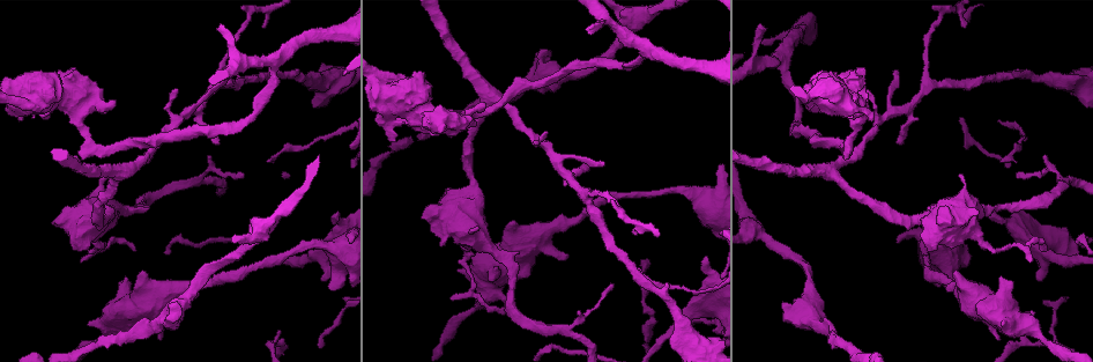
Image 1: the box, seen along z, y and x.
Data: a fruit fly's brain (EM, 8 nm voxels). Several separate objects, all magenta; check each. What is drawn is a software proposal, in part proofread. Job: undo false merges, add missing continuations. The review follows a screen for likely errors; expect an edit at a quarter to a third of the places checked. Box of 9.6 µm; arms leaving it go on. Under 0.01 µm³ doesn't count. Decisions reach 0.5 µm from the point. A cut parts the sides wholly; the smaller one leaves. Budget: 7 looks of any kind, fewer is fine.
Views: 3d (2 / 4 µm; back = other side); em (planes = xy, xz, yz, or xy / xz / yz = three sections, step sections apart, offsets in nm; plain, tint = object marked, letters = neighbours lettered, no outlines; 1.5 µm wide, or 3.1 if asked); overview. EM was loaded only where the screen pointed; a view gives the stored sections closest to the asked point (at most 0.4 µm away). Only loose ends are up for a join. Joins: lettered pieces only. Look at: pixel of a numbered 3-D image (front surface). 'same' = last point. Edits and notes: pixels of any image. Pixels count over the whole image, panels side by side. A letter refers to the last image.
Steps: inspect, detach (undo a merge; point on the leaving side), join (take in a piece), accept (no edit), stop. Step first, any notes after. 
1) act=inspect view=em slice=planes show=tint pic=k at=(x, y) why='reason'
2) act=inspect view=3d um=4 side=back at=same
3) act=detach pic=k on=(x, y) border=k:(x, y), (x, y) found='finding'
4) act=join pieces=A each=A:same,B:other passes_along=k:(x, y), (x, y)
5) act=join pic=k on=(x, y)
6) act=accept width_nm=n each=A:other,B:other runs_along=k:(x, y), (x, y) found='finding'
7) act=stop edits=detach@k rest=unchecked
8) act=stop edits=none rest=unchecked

act=inspect view=em slice=planes show=letters pic=1 at=(546, 134) why='free end'

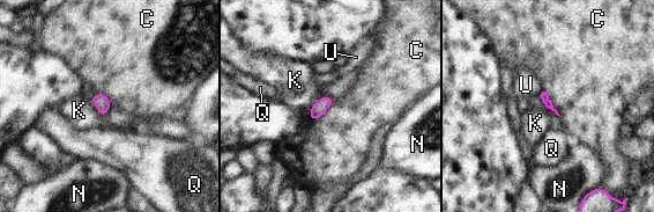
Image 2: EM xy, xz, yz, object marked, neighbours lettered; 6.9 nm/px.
act=accept each=C:other,K:other,N:other,Q:other,U:other border=2:(335, 100), (317, 119), (311, 121) found='no lettered piece goes on from it'

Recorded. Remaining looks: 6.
act=inspect view=em slice=xz step=4 show=letters pic=1 at=(218, 143) why='free end'

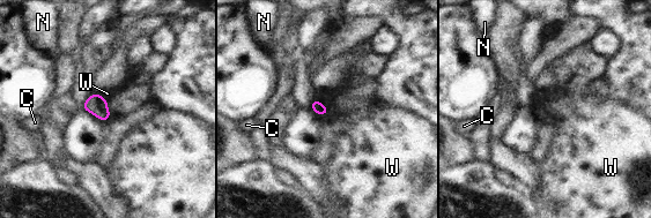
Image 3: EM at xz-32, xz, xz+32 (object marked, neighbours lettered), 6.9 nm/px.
act=inspect view=em slice=yz step=8 show=letters at=same why='cut it another way'

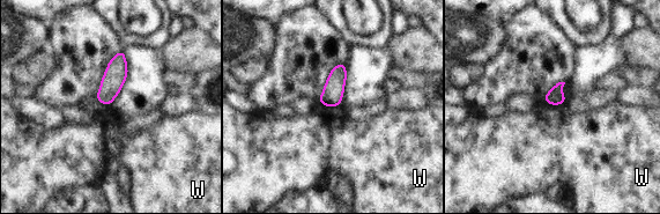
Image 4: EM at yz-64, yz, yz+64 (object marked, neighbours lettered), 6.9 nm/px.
act=accept each=W:other border=4:(541, 98), (553, 105), (565, 103) found='none of them fits'

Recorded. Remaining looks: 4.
act=inspect view=3d um=4 pic=1 at=(476, 227) why='branch stops here'

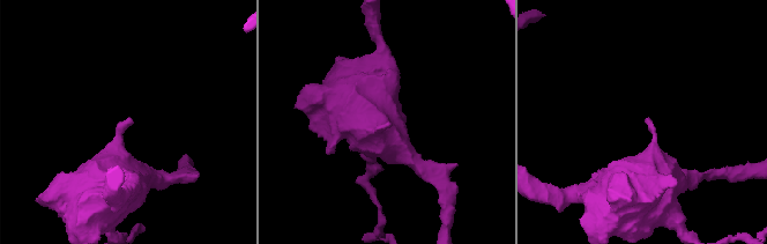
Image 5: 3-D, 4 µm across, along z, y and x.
act=inspect view=em slice=planes show=letters pic=5 at=(127, 119) why='need the tissue'

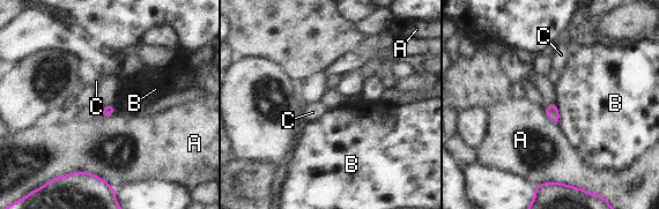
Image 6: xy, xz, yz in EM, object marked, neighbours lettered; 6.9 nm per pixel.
act=accept each=A:other,B:other,C:other found='no lettered piece goes on from it'

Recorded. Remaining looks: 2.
act=stop edits=none rest=unchecked

